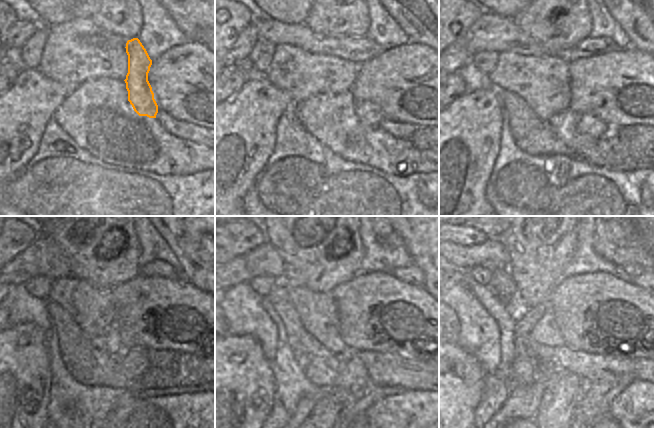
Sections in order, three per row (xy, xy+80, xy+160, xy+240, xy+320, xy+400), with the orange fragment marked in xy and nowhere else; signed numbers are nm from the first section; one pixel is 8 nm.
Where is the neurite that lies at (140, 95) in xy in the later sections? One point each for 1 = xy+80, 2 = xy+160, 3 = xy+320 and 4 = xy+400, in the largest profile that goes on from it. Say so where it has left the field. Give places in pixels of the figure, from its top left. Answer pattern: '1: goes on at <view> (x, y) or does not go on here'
1: goes on at xy+80 (369, 113)
2: goes on at xy+160 (589, 125)
3: goes on at xy+320 (353, 382)
4: goes on at xy+400 (564, 391)

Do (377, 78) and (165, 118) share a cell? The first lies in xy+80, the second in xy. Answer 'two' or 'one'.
two

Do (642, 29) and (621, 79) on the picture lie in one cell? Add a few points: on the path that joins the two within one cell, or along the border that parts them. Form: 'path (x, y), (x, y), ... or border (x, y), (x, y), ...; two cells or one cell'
border (630, 47), (640, 49), (643, 52); two cells

